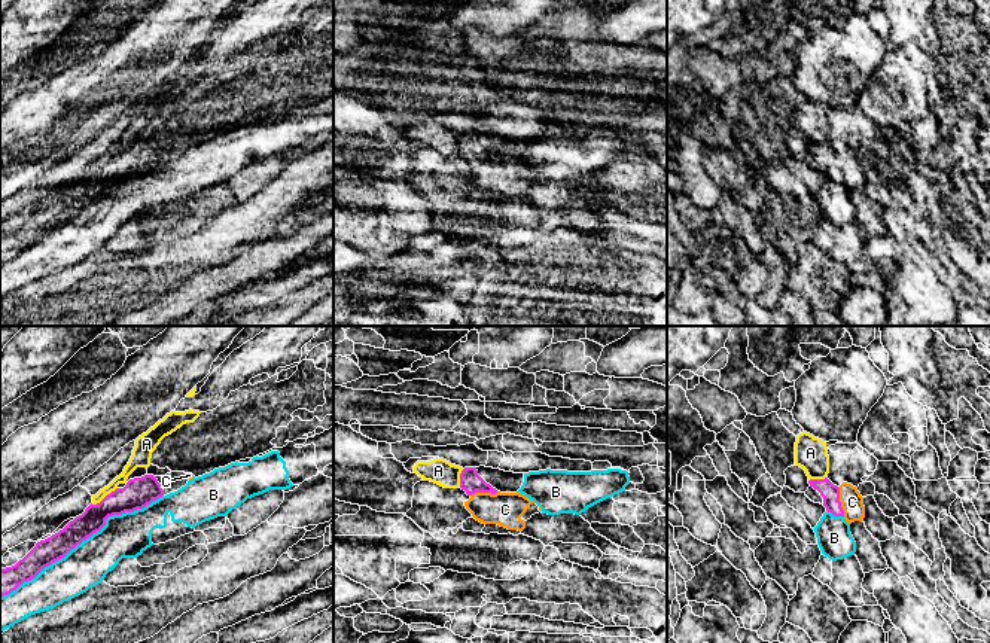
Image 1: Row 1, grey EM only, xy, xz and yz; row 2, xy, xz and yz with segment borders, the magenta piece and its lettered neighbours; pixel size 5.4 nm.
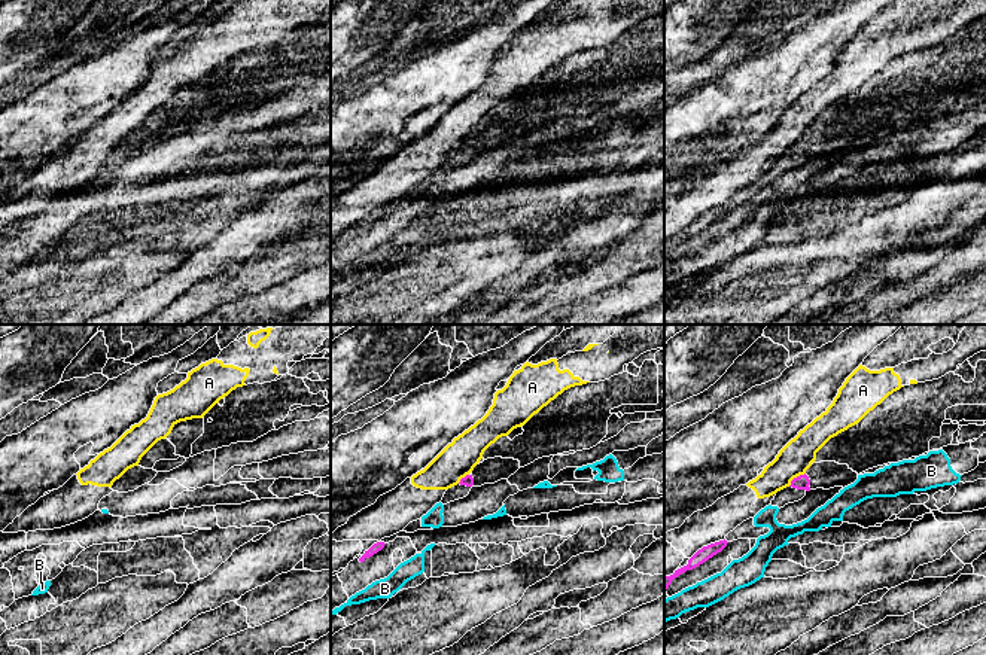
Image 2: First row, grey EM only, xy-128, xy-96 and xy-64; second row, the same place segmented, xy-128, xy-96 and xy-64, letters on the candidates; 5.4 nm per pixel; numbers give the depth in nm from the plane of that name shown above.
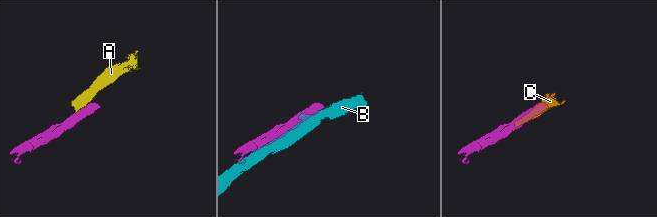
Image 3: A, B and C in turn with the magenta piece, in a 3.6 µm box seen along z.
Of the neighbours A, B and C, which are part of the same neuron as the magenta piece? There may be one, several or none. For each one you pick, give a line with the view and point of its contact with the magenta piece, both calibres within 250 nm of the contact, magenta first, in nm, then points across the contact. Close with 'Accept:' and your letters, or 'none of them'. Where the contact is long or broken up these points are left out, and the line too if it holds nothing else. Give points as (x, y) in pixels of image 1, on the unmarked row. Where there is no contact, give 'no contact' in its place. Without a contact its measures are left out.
C: yz (840, 168) | 100/120 nm
Accept: C

